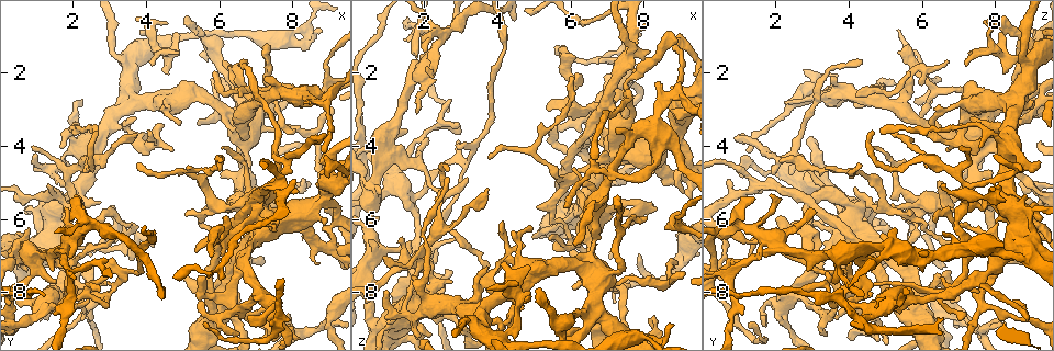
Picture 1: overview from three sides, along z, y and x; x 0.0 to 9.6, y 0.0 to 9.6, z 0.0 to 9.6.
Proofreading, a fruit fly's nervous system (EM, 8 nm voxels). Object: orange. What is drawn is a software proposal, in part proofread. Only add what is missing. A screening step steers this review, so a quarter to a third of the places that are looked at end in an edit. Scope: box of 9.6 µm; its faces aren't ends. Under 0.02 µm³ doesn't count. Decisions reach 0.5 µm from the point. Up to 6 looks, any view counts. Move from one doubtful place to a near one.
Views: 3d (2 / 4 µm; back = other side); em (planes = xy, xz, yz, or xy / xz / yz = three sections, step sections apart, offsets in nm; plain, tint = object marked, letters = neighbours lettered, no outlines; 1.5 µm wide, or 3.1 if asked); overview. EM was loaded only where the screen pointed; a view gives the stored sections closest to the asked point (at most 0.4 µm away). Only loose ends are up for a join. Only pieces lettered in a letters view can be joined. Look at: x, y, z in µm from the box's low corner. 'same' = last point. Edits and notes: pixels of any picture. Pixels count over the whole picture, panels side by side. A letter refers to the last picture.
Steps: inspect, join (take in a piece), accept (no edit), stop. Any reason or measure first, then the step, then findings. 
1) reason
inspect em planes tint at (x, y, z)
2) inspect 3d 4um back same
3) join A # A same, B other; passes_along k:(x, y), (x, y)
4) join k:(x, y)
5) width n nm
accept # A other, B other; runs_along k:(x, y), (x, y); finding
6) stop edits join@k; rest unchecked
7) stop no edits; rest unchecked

tapers out
inspect 3d 4um at (6.15, 1.60, 6.75)

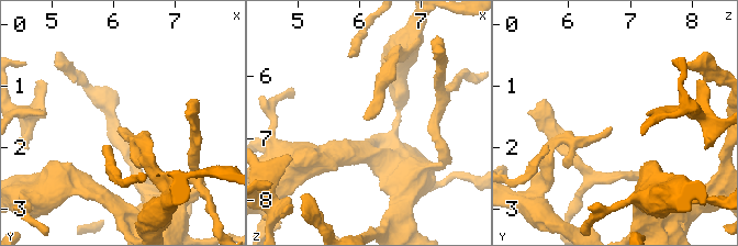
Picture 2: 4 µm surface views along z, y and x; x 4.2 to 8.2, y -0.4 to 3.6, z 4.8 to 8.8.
now the EM
inspect em planes plain at (6.10, 1.65, 6.70)

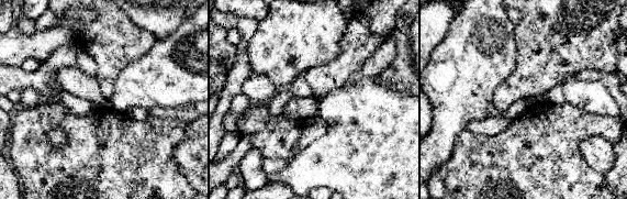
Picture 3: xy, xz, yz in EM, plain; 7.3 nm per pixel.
inspect em planes letters same

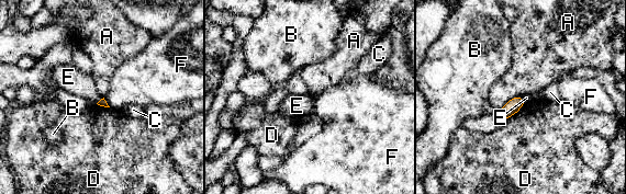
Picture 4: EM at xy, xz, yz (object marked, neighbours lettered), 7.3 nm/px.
longest_contact A 200 nm
accept # A other, B other, C other, D other, E other, F other; none of them fits

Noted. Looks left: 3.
thin end
inspect em xz step 8 tint at (5.65, 8.90, 1.20)

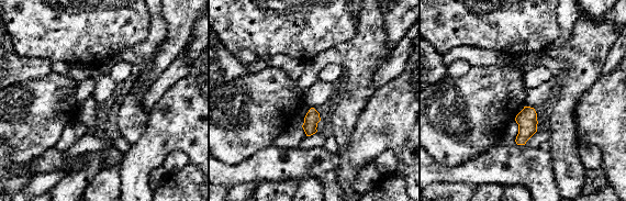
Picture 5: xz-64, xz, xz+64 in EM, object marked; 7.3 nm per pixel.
inspect em planes letters same

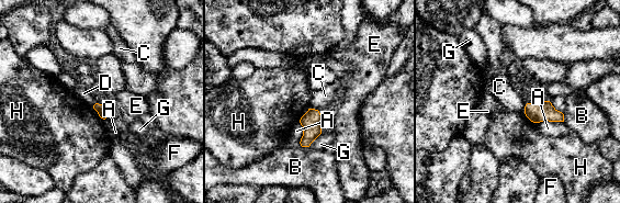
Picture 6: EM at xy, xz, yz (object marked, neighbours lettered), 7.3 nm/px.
longest_contact A 200 nm
accept # A other, B other, C other, D other, E other, F other, G other, H other; border 6:(310, 108), (317, 110); no lettered piece goes on from it

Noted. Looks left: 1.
stop no edits; rest unchecked

